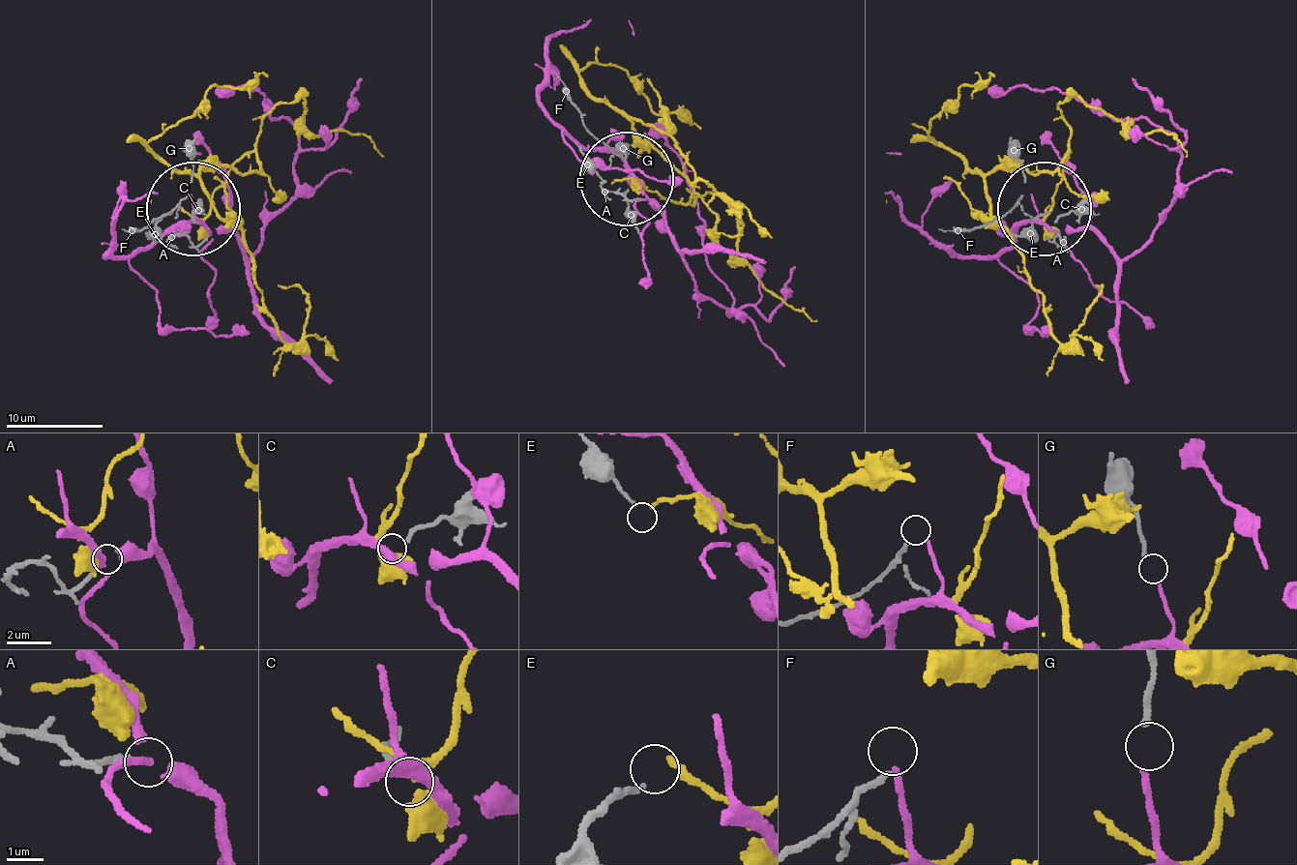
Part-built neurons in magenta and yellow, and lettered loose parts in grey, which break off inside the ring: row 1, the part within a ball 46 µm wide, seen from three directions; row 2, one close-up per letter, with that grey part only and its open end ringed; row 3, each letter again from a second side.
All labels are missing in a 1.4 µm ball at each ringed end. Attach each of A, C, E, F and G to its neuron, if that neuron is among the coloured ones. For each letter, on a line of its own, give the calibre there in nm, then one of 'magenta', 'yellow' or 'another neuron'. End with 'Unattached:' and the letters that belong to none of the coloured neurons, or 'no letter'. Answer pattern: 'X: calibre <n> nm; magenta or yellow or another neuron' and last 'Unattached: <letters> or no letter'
A: calibre 180 nm; another neuron
C: calibre 180 nm; yellow
E: calibre 140 nm; another neuron
F: calibre 150 nm; another neuron
G: calibre 170 nm; magenta
Unattached: A, E, F

